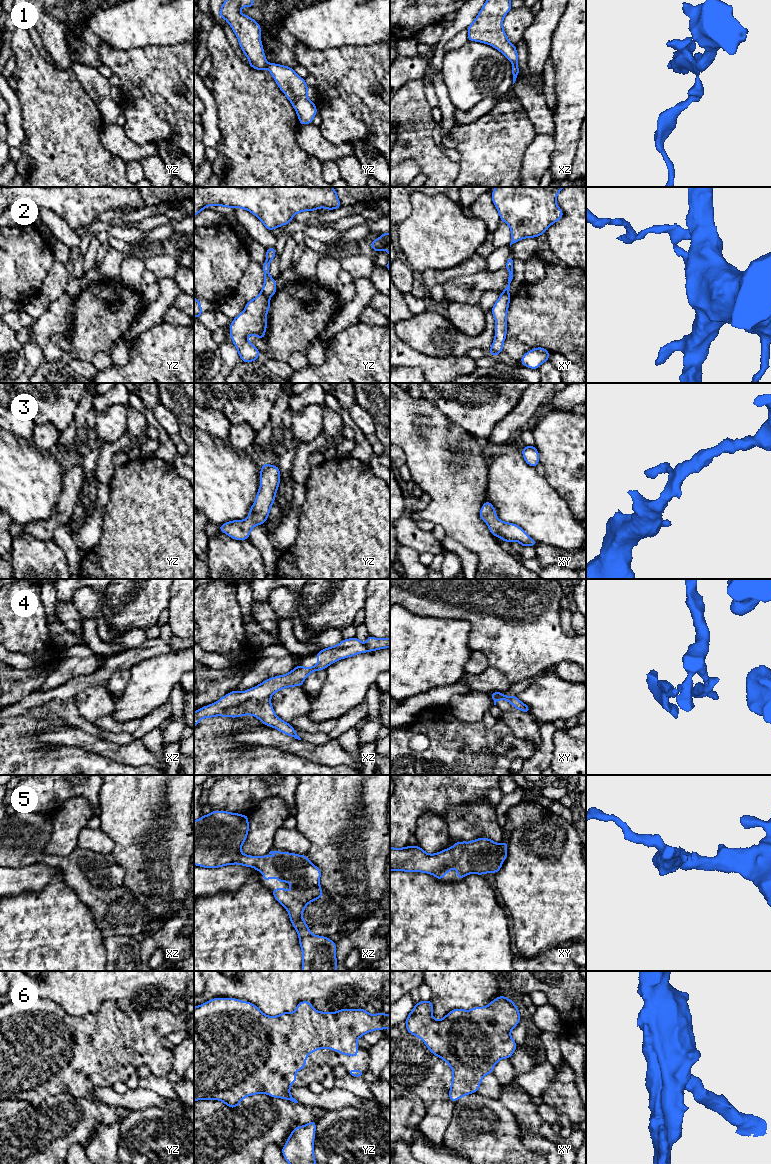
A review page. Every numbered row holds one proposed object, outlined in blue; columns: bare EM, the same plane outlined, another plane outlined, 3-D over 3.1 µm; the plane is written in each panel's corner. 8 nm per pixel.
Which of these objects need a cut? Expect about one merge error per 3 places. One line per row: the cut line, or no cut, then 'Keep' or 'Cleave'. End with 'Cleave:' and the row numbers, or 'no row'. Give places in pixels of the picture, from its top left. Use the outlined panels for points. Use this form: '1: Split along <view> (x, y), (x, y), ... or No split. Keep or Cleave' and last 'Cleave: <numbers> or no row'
1: Split along yz (268, 64), (266, 67). Cleave
2: Split along yz (261, 291), (269, 297). Cleave
3: No split. Keep
4: No split. Keep
5: No split. Keep
6: No split. Keep
Cleave: 1, 2

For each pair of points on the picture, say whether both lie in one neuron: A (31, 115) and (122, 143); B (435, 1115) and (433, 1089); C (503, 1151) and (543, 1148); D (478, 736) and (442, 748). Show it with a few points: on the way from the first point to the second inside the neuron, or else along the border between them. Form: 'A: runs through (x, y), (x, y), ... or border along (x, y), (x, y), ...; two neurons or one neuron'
A: border along (103, 125), (100, 131), (100, 141), (114, 155); two neurons
B: runs through (435, 1109), (435, 1095); one neuron
C: border along (519, 1128), (521, 1141), (528, 1148), (539, 1153); two neurons
D: runs through (469, 741), (463, 741), (456, 748), (451, 748); one neuron

